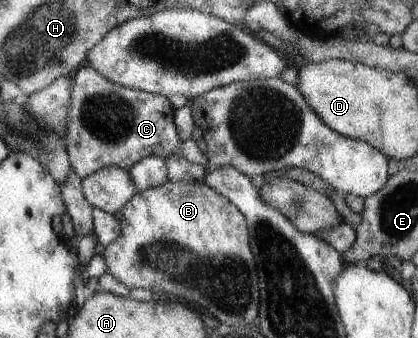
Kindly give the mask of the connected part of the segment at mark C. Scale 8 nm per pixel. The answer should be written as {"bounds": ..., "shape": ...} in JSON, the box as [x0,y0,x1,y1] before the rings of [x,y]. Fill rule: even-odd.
{"bounds":[65,64,207,180],"shape":[[[88,64],[80,66],[71,76],[67,114],[65,142],[71,169],[82,180],[108,165],[129,171],[139,160],[150,155],[158,155],[166,162],[174,155],[192,164],[206,166],[207,152],[198,149],[191,138],[182,140],[178,137],[174,111],[167,96],[120,86],[106,80]]]}

